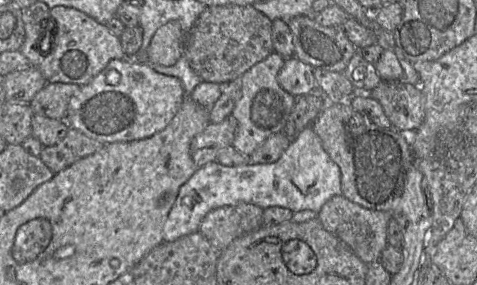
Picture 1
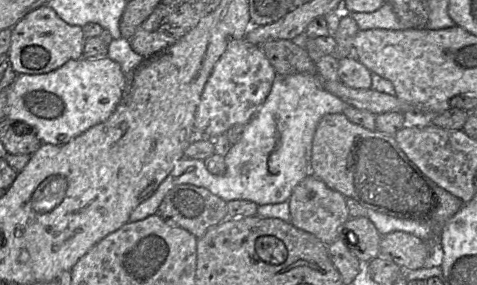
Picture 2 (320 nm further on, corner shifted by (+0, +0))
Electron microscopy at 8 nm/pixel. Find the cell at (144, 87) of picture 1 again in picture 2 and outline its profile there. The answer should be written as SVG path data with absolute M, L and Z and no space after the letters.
M108 56L69 60L61 67L44 74L18 74L6 90L5 118L22 121L34 127L42 143L66 144L90 127L106 121L120 103L126 86L127 77L120 64Z

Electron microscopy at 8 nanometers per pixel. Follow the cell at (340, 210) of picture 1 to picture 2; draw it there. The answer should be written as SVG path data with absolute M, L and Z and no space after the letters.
M311 173L293 189L288 203L290 223L298 229L311 233L327 246L340 238L342 227L350 218L346 198Z

